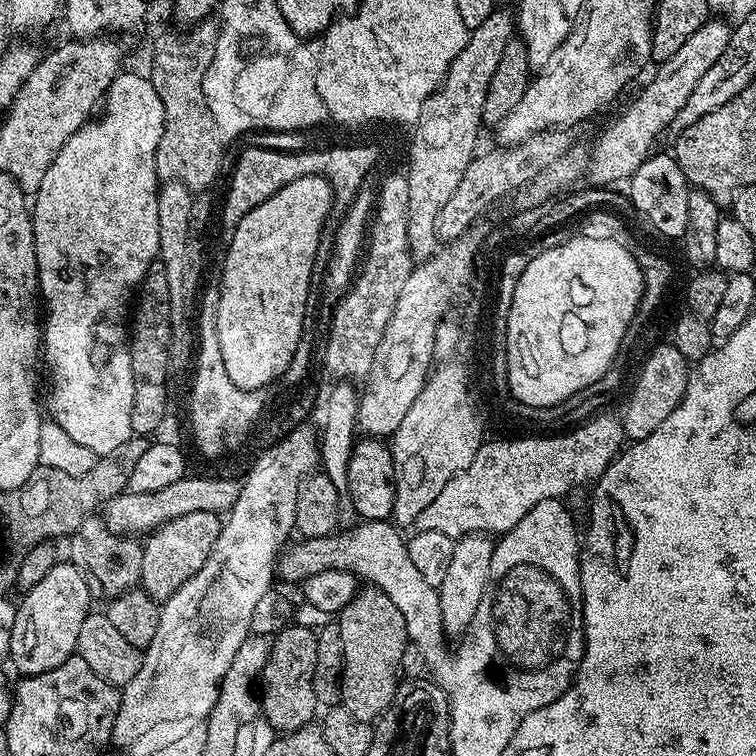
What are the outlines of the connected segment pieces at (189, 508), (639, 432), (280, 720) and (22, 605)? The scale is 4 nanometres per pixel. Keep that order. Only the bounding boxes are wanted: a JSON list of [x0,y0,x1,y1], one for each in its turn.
[[102,474,240,538],[622,342,690,442],[262,624,318,734],[8,564,93,677]]

